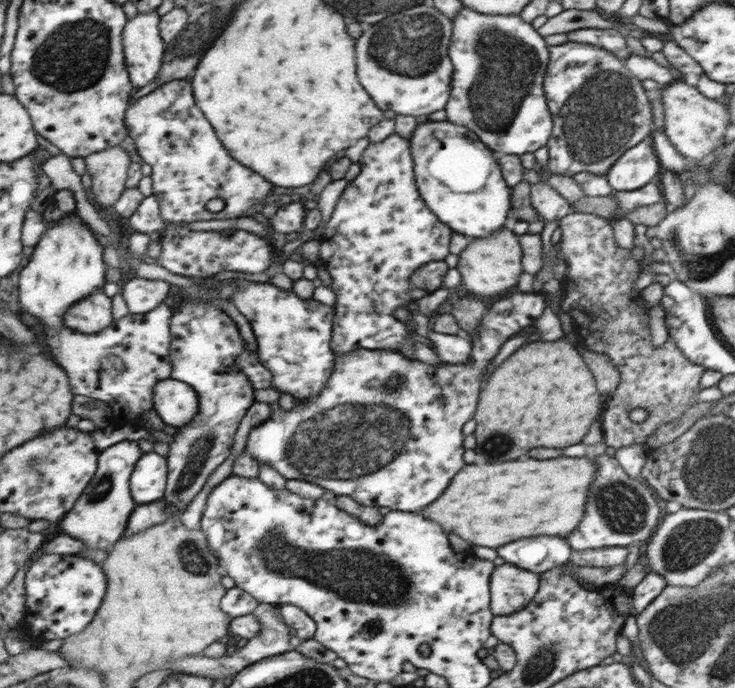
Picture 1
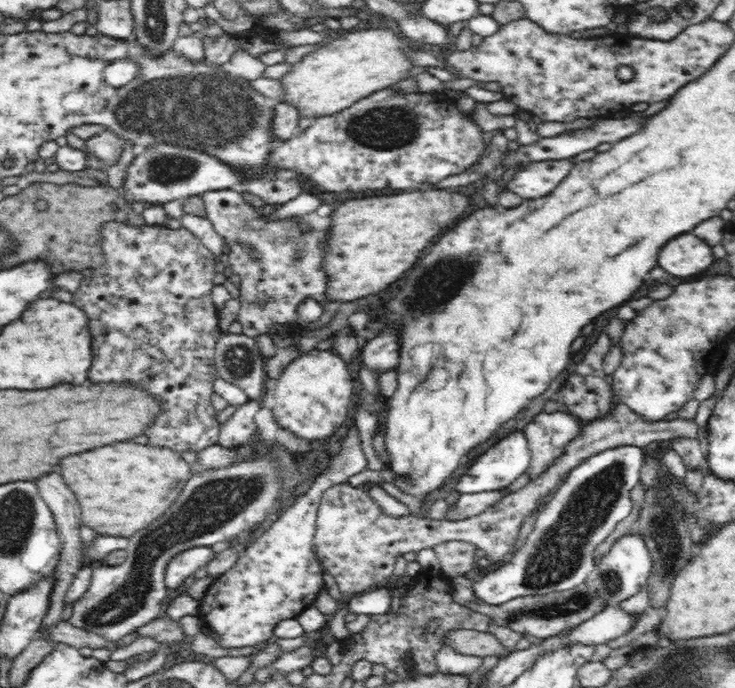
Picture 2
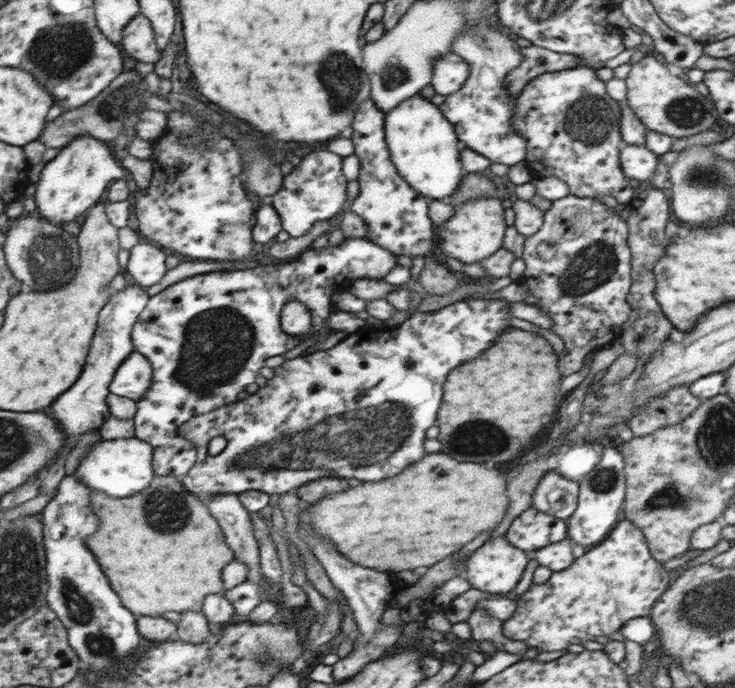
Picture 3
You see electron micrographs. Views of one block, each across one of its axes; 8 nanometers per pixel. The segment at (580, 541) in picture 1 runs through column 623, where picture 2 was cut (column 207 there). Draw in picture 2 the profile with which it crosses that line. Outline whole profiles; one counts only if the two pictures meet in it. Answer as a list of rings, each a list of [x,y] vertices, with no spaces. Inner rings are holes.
[[[266,460],[232,465],[232,468],[219,470],[204,470],[202,474],[195,474],[186,482],[185,489],[177,496],[176,502],[170,505],[166,514],[154,522],[154,526],[146,526],[146,530],[138,530],[132,537],[128,537],[127,559],[118,566],[94,565],[90,575],[90,582],[84,594],[73,603],[73,616],[68,621],[78,628],[99,634],[104,640],[116,642],[126,634],[134,632],[142,625],[148,625],[154,618],[160,616],[172,591],[165,587],[165,570],[168,562],[178,553],[194,547],[209,547],[210,544],[228,540],[246,529],[253,529],[258,522],[262,522],[270,512],[272,504],[278,496],[280,479],[274,476],[274,470]]]

